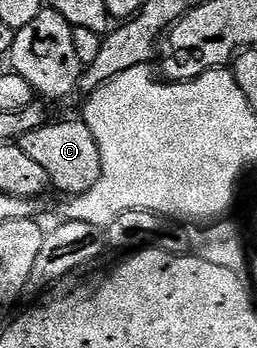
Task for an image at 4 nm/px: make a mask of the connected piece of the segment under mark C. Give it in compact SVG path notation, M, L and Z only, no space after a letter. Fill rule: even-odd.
M83 119L60 120L57 124L45 122L38 130L20 137L18 143L33 162L38 162L38 166L46 170L49 185L66 192L67 197L89 192L94 182L98 182L98 174L102 174L102 154L98 154L98 142L94 142L94 134L90 134L90 126L86 126Z

